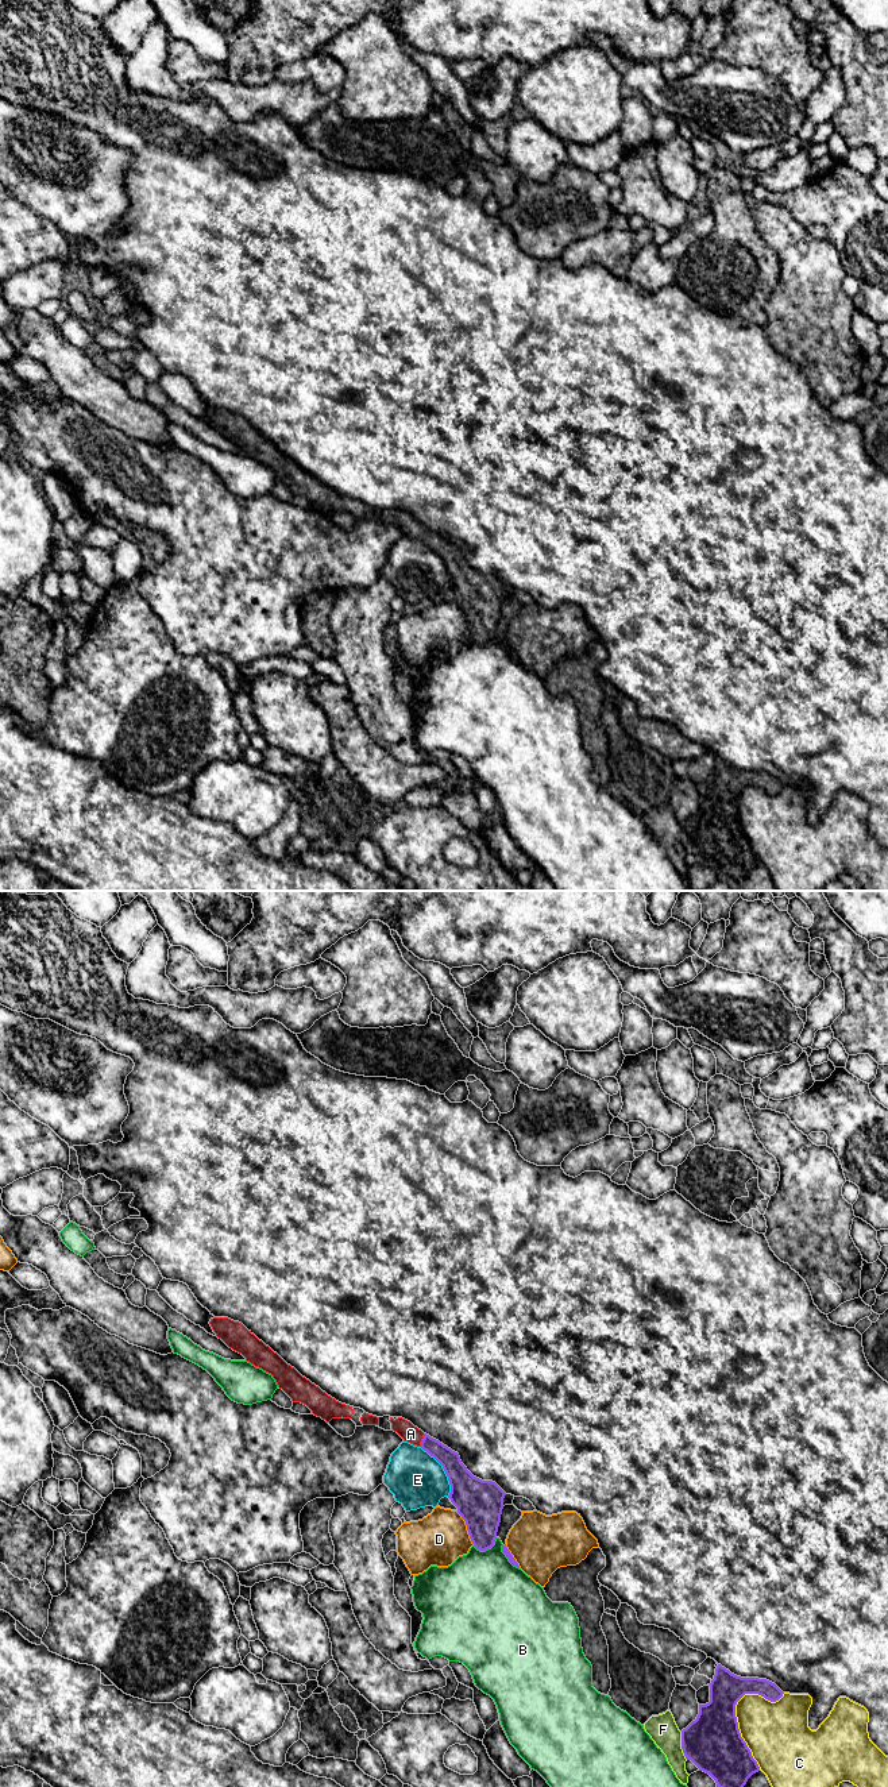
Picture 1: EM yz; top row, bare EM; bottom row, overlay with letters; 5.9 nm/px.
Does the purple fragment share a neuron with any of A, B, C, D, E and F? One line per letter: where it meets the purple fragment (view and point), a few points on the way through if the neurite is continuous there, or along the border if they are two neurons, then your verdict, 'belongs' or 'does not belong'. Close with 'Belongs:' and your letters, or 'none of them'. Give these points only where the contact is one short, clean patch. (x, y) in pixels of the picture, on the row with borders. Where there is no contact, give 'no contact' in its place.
A: meets purple in yz at (423, 1440); runs through yz (451, 1462), (423, 1440), (410, 1434); belongs
B: meets purple in yz at (486, 1548); does not belong
C: meets purple in yz at (734, 1713); does not belong
D: meets purple in yz at (467, 1528); does not belong
E: meets purple in yz at (444, 1470); does not belong
F: meets purple in yz at (682, 1745); does not belong
Belongs: A

